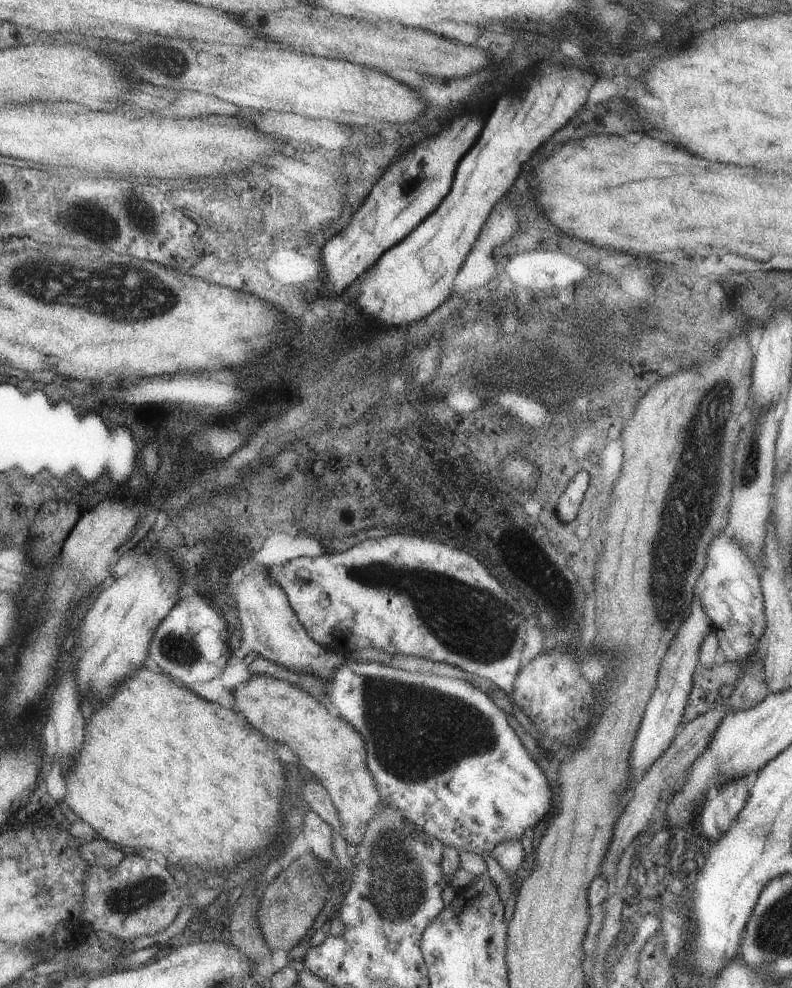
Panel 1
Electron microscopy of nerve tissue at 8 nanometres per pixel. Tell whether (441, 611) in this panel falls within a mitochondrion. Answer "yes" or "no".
yes

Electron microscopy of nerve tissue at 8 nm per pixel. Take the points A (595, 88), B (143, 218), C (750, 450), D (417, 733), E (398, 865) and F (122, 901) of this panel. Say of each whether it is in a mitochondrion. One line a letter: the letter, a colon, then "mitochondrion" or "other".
A: other
B: mitochondrion
C: mitochondrion
D: mitochondrion
E: mitochondrion
F: mitochondrion

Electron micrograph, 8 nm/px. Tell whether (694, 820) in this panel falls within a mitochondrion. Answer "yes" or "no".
no

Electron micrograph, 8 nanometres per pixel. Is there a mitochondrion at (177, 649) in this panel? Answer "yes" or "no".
yes

